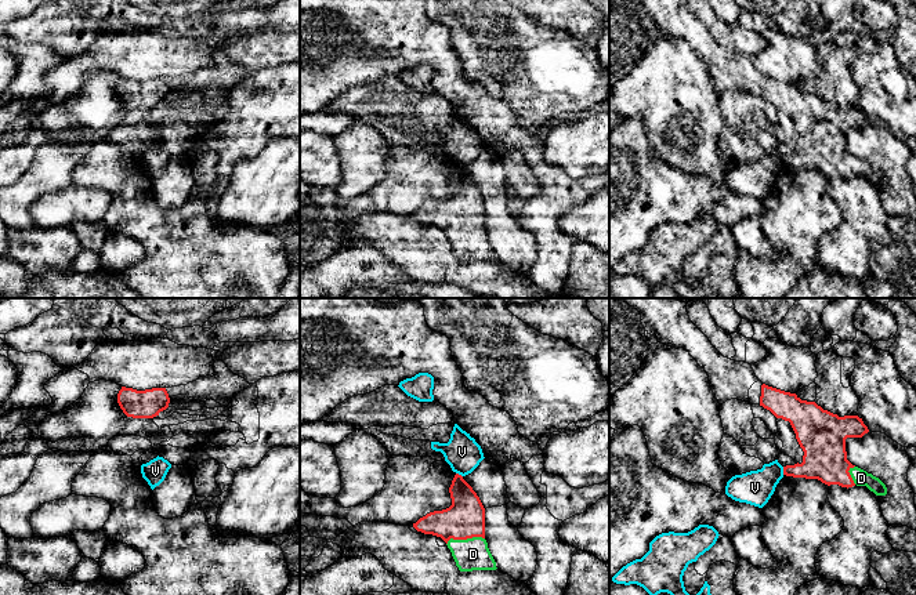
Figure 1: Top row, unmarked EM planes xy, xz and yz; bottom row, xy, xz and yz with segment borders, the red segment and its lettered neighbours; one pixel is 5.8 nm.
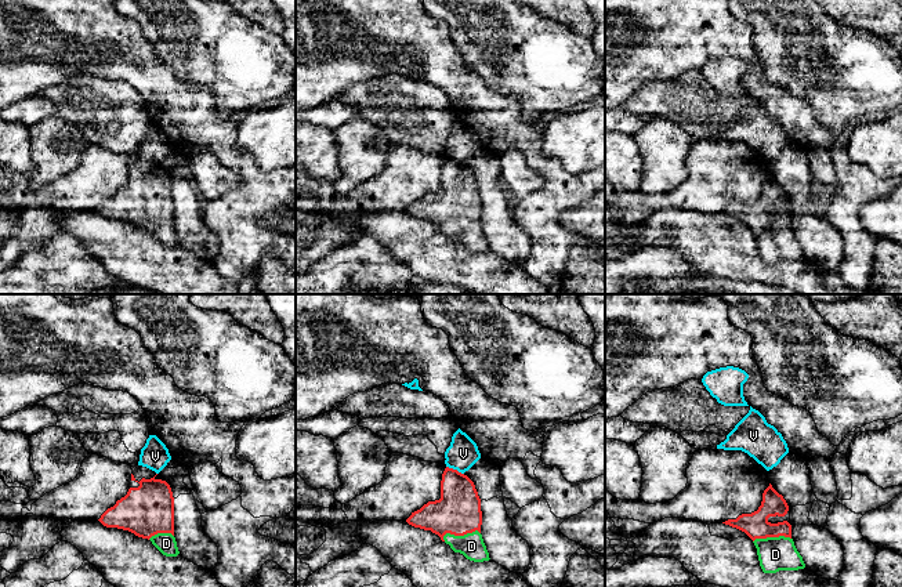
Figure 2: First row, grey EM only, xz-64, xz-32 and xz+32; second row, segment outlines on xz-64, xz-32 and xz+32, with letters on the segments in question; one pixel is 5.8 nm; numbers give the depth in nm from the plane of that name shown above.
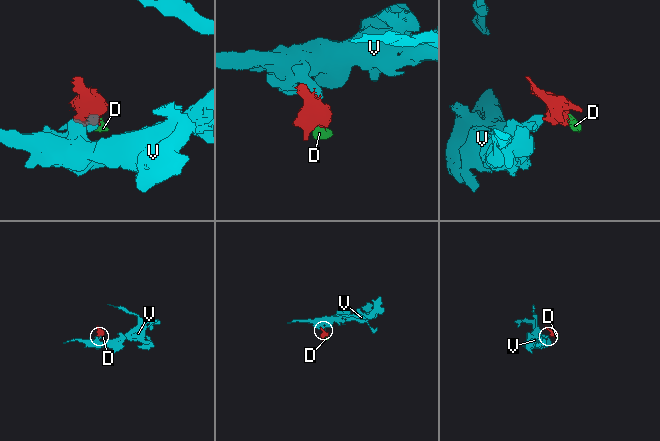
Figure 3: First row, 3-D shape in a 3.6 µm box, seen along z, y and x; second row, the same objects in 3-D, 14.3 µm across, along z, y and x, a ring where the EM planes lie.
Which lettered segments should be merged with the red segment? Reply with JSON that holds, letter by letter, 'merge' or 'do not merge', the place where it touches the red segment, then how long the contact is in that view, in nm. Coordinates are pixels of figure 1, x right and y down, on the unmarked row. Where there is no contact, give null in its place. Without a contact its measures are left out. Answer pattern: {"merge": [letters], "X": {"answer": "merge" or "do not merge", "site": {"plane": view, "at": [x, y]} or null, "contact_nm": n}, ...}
{"merge": ["D"], "D": {"answer": "merge", "site": {"plane": "xz", "at": [464, 229]}, "contact_nm": 220}, "V": {"answer": "do not merge", "site": {"plane": "yz", "at": [784, 162]}, "contact_nm": 50}}

